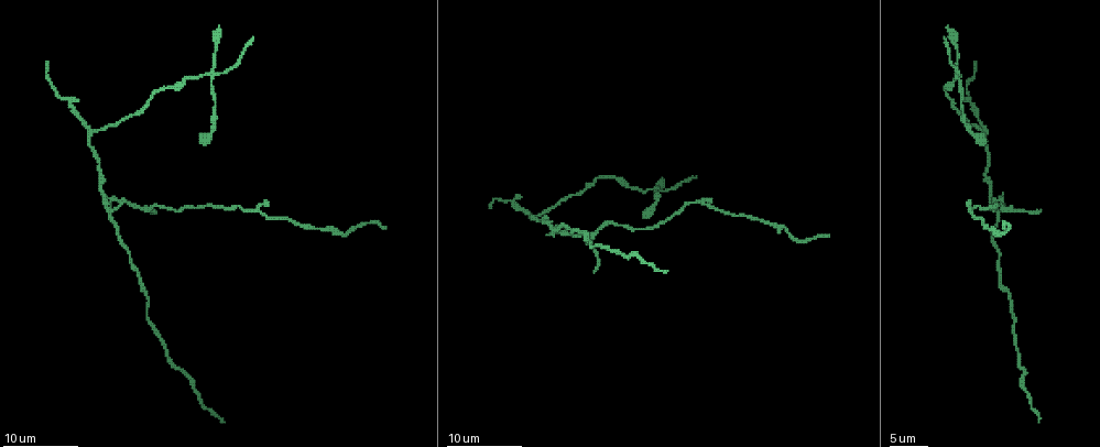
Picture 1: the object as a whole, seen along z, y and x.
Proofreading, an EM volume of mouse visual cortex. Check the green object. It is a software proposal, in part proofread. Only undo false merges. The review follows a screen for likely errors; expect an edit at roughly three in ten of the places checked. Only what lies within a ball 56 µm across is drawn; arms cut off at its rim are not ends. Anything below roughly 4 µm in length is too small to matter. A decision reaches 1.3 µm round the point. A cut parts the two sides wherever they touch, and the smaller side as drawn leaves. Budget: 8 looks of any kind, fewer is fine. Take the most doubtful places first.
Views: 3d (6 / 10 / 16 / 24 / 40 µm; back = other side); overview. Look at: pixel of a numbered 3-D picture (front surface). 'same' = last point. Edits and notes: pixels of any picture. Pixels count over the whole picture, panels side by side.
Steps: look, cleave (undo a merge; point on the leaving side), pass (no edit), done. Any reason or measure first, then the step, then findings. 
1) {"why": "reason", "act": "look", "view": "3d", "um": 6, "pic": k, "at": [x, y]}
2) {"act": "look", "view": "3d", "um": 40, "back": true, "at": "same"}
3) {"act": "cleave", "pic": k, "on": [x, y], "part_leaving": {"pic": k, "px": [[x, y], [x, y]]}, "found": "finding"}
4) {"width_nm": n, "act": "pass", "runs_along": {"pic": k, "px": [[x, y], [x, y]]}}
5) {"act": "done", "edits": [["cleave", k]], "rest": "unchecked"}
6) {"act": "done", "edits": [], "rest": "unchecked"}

{"why": "four arms meet", "act": "look", "view": "3d", "um": 10, "pic": 1, "at": [958, 77]}

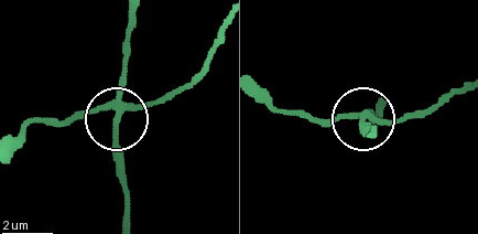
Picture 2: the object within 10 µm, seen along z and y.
{"act": "cleave", "pic": 2, "on": [122, 67], "part_leaving": {"pic": 2, "px": [[121, 106], [115, 155], [128, 224]]}, "found": "a second neuron is stuck on"}

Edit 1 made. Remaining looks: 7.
{"why": "four arms meet", "act": "look", "view": "3d", "um": 10, "pic": 1, "at": [109, 209]}

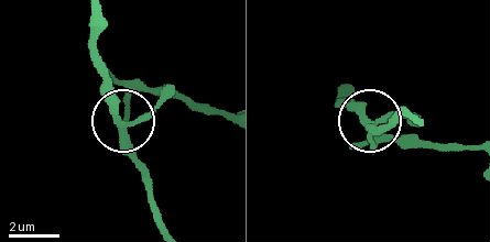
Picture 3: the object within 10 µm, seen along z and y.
{"width_nm": 250, "act": "cleave", "pic": 3, "on": [126, 110], "part_leaving": {"pic": 3, "px": [[374, 133], [374, 145], [387, 140], [469, 145]]}, "found": "two neurons meet here"}

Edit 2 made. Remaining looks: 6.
{"why": "thick turns thin", "act": "look", "view": "3d", "um": 10, "pic": 1, "at": [512, 202]}

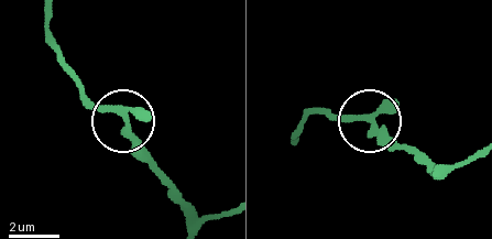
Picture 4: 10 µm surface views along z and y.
{"arms": 3, "act": "pass", "runs_along": {"pic": 4, "px": [[438, 174], [362, 119], [314, 110]]}, "found": "continuous, no second neuron"}

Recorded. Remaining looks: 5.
{"why": "three arms meet", "act": "look", "view": "3d", "um": 10, "pic": 1, "at": [89, 129]}

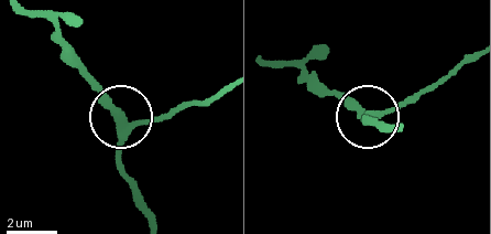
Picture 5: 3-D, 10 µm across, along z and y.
{"width_nm": 310, "act": "pass", "runs_along": {"pic": 5, "px": [[400, 126], [374, 124], [314, 84]]}, "found": "continuous, no second neuron"}

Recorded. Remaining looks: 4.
{"act": "done", "edits": [["cleave", 2], ["cleave", 3]], "rest": "unchecked"}

